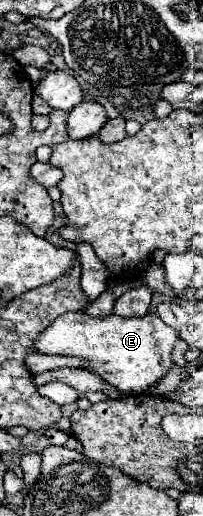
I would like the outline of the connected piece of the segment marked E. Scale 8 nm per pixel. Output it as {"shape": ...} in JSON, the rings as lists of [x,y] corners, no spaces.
{"shape":[[[68,312],[56,318],[34,342],[38,354],[74,356],[86,362],[86,370],[100,376],[124,394],[140,394],[144,388],[156,384],[174,364],[172,348],[178,332],[166,326],[158,314],[144,318],[120,318],[116,314],[92,318],[84,312]]]}

